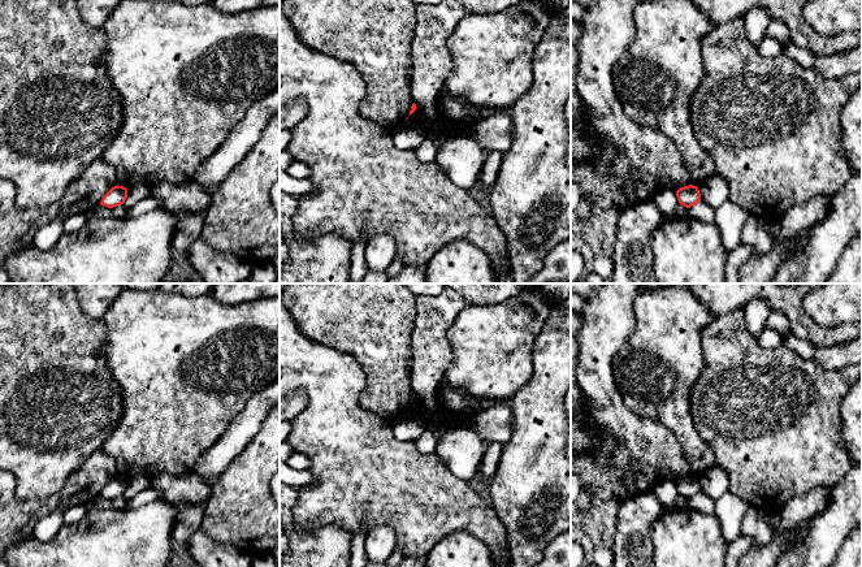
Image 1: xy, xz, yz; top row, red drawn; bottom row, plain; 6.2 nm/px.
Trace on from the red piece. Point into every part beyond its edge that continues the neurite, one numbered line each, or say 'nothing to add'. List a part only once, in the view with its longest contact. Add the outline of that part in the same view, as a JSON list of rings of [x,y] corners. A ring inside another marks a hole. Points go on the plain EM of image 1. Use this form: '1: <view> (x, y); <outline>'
nothing to add

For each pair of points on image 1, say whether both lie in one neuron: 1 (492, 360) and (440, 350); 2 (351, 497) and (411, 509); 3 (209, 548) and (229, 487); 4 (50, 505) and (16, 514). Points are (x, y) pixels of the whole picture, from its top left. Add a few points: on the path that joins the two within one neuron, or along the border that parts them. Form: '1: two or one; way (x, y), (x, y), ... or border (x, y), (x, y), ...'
1: two; border (454, 321), (447, 330), (453, 360), (442, 380)
2: one; way (365, 497), (397, 497)
3: two; border (199, 529), (216, 541), (233, 545), (241, 550)
4: one; way (42, 507), (24, 514)

